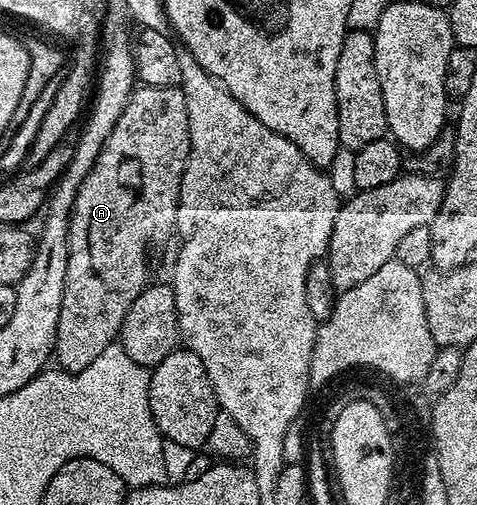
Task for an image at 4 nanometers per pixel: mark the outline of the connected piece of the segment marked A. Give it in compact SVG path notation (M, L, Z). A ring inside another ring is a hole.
M136 86L93 169L79 187L79 196L71 210L71 224L67 230L69 257L65 269L65 297L61 297L54 353L57 363L59 359L58 366L69 374L76 375L93 365L107 346L118 340L125 313L129 313L135 298L148 287L152 276L147 264L147 250L154 243L163 243L170 235L172 238L176 234L179 186L190 148L189 117L182 87Z

